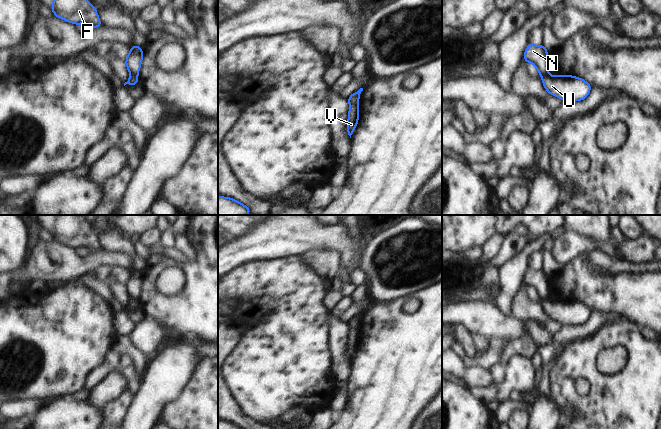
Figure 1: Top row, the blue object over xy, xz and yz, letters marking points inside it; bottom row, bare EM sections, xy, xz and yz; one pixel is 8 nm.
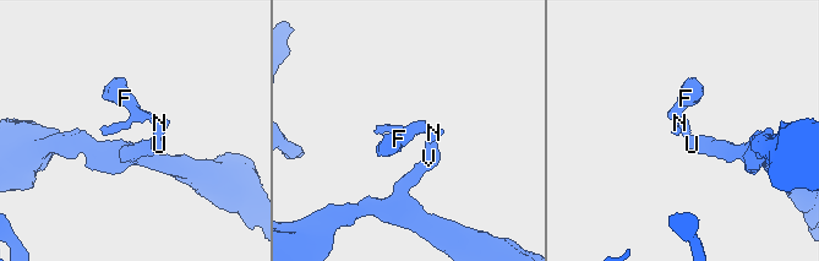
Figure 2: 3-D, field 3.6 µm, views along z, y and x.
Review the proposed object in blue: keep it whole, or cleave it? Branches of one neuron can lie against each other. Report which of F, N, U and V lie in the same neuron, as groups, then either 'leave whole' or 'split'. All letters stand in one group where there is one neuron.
F N / U V; split

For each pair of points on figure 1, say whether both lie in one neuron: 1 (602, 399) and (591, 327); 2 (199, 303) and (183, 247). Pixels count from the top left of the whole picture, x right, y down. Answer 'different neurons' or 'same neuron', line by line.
1: different neurons
2: different neurons

